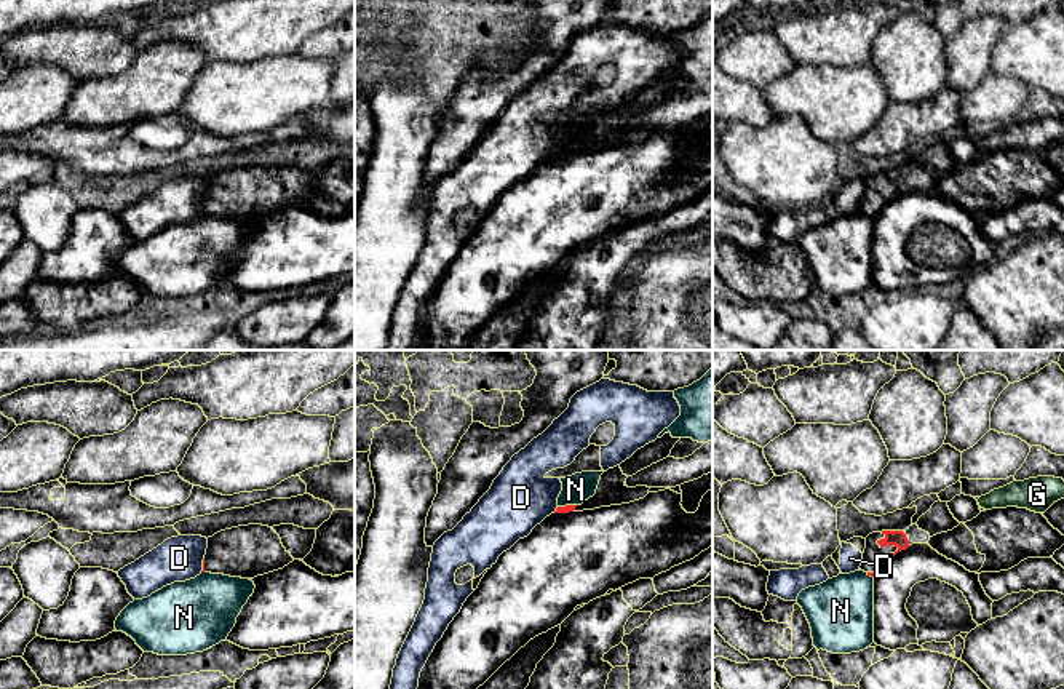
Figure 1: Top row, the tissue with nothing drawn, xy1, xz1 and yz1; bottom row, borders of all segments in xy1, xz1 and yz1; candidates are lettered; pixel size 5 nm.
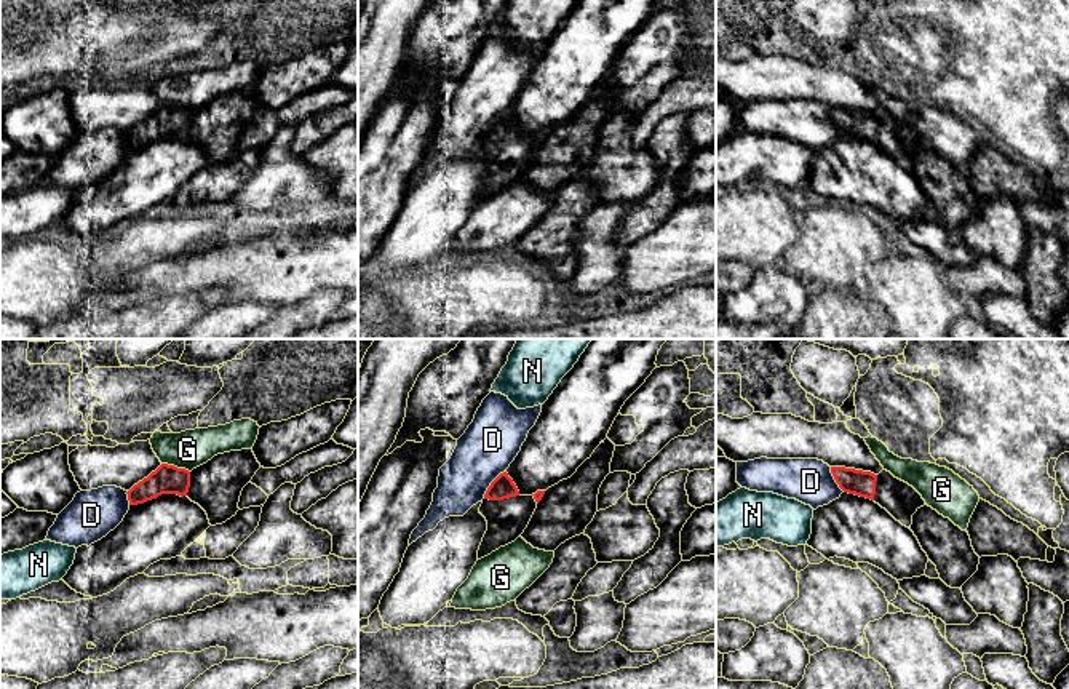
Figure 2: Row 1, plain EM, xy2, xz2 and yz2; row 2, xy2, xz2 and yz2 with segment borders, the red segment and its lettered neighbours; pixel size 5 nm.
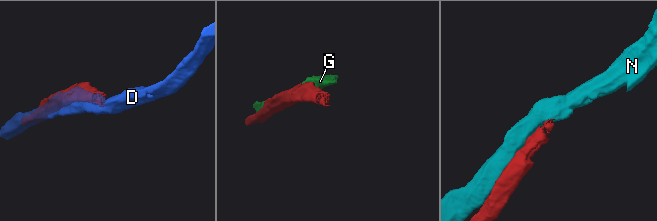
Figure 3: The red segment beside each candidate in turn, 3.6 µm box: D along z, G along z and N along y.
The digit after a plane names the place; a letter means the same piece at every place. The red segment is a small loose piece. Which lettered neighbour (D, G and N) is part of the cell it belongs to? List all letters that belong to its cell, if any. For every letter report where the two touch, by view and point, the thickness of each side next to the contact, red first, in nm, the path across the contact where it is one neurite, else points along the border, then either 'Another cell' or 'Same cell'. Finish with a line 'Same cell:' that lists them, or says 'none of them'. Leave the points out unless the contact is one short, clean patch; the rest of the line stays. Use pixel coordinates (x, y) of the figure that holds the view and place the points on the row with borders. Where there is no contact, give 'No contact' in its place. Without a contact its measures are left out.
D: Touches red at xz2 (491, 483). Thickness 110 nm (red) against 280 nm. Another cell
G: Touches red at xy2 (176, 467). Thickness 140 nm (red) against 190 nm. Another cell
N: Touches red at xz1 (566, 505). Thickness 40 nm (red) against 140 nm. Boundary: xz1 (575, 504), (558, 507). Another cell
Same cell: none of them

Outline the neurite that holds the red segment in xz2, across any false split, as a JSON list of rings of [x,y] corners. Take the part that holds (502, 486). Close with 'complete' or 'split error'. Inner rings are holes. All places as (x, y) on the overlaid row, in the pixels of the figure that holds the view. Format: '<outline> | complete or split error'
[[[507,472],[487,488],[479,513],[487,521],[487,531],[478,550],[478,560],[515,542],[527,528],[545,491],[521,496]]] | split error

